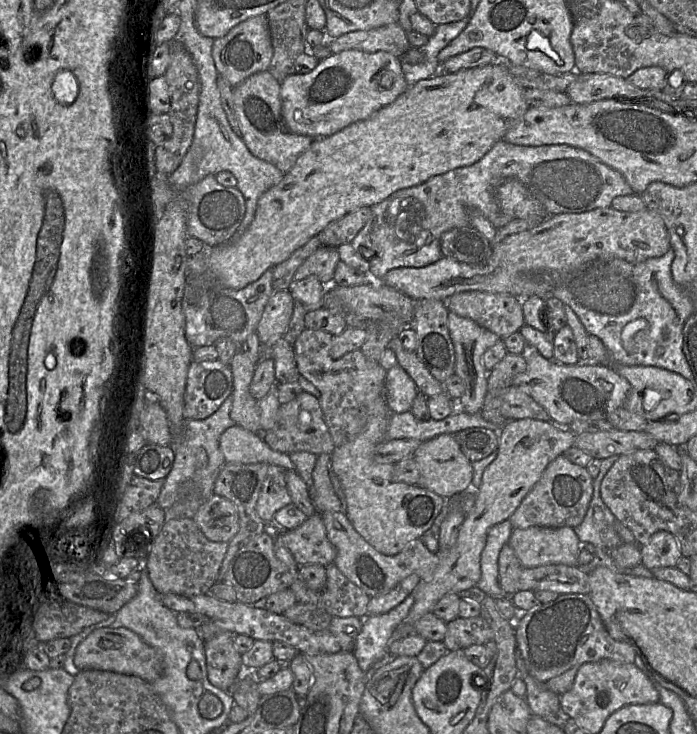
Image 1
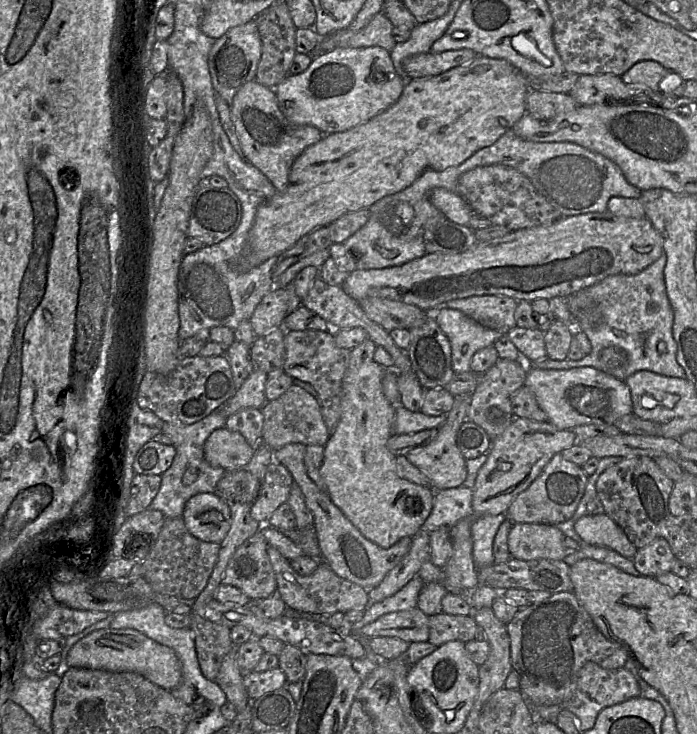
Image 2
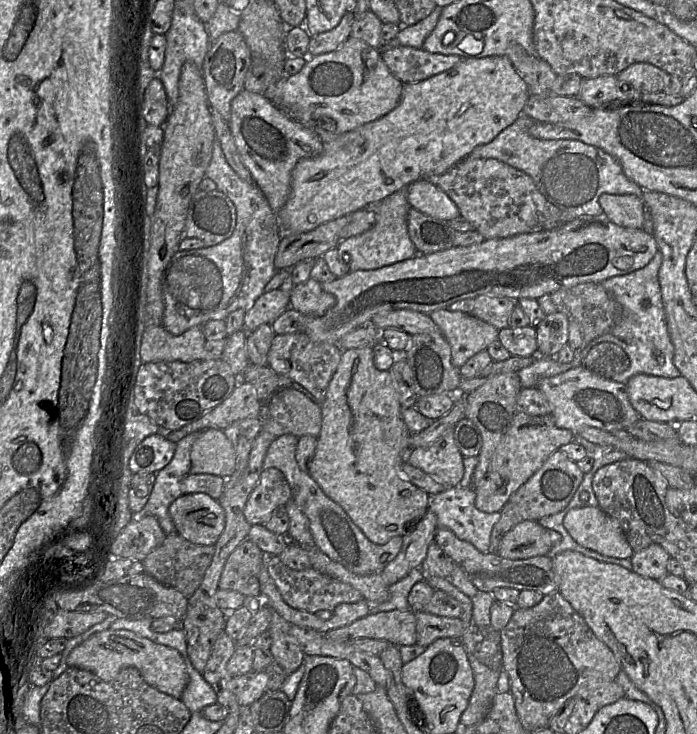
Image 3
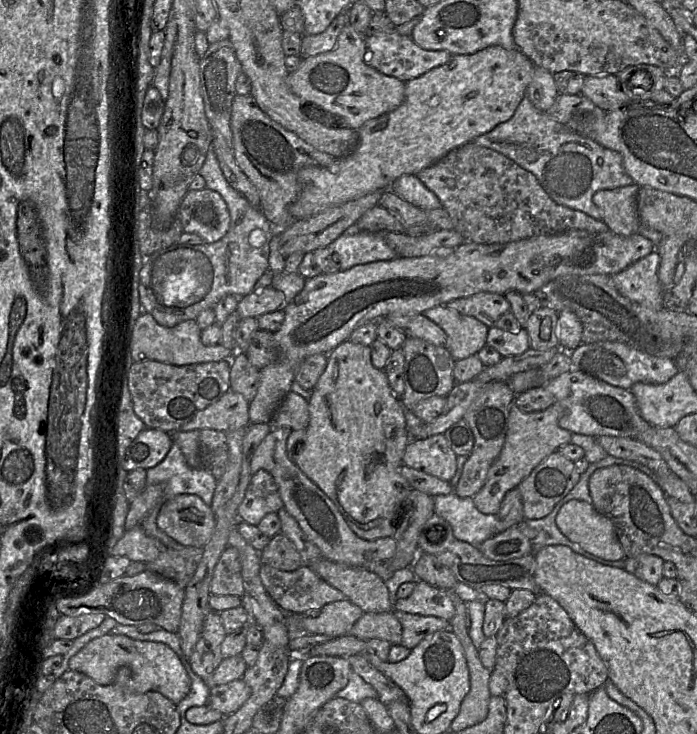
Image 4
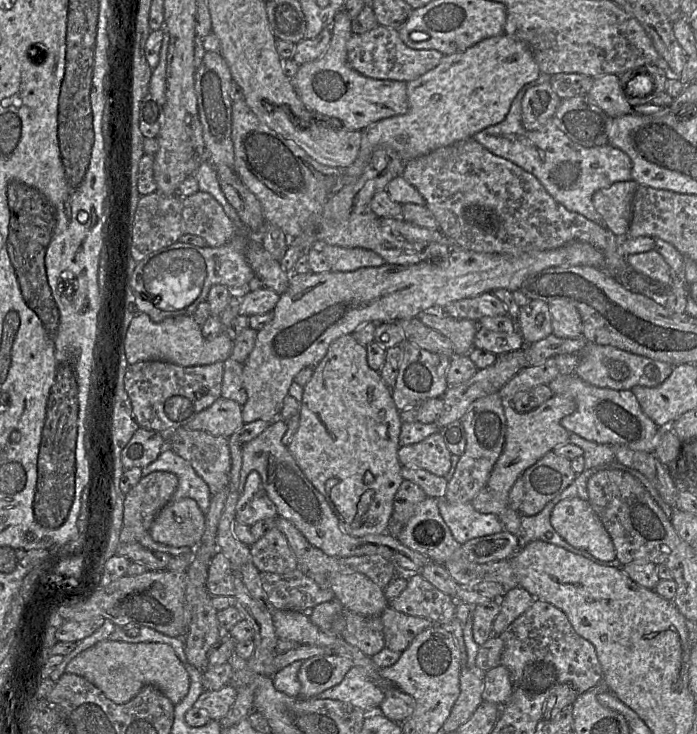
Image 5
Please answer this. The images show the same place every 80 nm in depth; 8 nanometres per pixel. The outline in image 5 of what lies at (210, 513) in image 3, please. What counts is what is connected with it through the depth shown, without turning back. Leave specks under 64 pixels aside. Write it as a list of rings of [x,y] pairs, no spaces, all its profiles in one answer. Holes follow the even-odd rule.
[[[192,498],[169,502],[154,518],[149,534],[152,539],[172,547],[195,548],[205,531],[205,514]]]

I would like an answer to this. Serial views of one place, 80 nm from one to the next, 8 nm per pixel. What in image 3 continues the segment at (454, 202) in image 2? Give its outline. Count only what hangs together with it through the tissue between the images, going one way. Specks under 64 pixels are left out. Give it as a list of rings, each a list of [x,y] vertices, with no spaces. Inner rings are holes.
[[[419,179],[407,186],[409,204],[432,217],[450,221],[460,217],[457,205],[430,179]]]

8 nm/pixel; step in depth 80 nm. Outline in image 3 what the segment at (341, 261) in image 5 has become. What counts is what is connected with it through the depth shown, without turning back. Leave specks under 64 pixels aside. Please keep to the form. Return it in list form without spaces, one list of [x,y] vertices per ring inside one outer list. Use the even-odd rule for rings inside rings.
[[[403,188],[393,193],[373,208],[376,213],[375,225],[362,234],[341,240],[336,246],[340,256],[349,256],[347,263],[350,272],[378,269],[418,255],[408,234],[407,217],[412,206],[407,199],[407,189]]]

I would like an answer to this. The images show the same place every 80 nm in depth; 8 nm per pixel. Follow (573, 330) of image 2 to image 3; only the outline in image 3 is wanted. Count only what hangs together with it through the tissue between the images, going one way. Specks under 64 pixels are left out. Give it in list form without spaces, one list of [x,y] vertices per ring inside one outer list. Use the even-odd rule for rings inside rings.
[[[559,312],[551,313],[536,326],[536,341],[540,357],[552,357],[568,341],[569,317]]]

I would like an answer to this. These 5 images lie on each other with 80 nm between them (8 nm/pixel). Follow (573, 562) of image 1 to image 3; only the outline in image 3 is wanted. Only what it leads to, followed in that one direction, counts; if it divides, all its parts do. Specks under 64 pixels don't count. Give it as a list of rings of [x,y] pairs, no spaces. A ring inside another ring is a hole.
[[[524,520],[505,534],[496,554],[507,559],[547,556],[560,540],[558,532],[541,526],[537,521]]]

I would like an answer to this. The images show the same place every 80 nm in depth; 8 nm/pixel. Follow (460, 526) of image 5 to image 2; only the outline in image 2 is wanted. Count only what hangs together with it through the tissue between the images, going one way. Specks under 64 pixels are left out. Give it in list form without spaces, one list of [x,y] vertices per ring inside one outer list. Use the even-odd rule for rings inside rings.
[[[465,486],[435,491],[431,513],[422,530],[433,532],[441,527],[452,528],[459,520],[473,514],[473,490]],[[505,514],[486,515],[479,517],[472,524],[473,559],[477,569],[494,564],[493,542],[499,526],[505,519]]]

